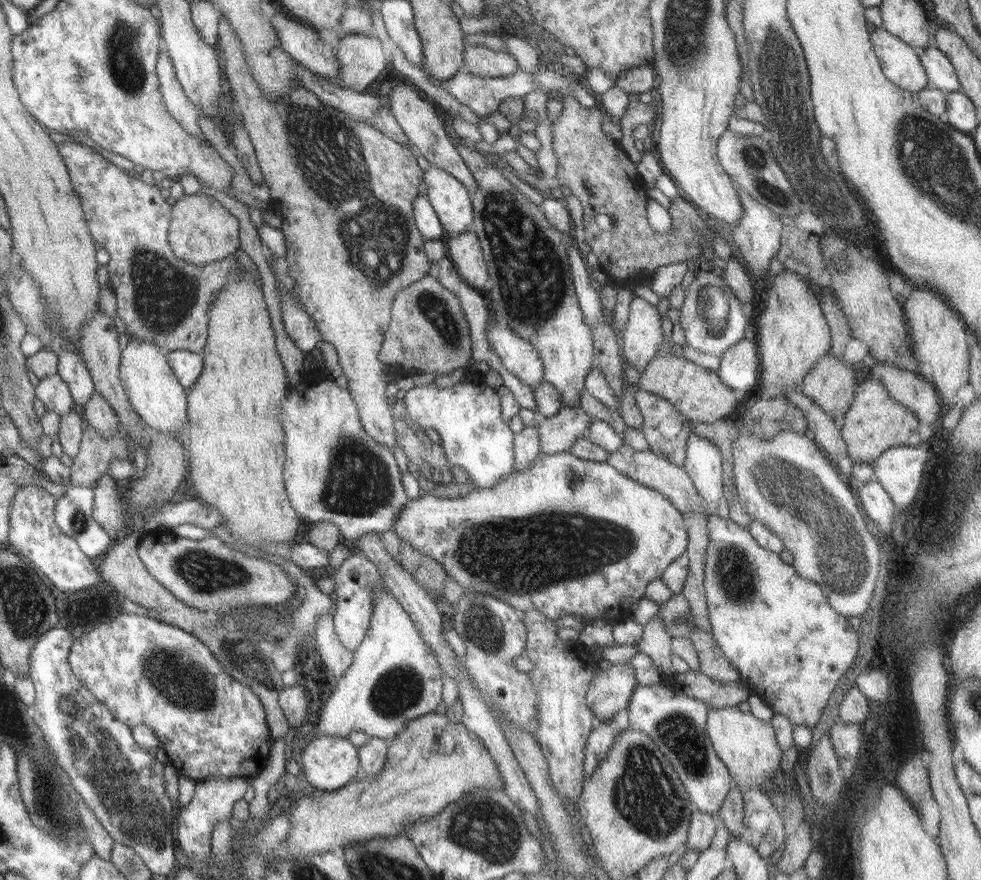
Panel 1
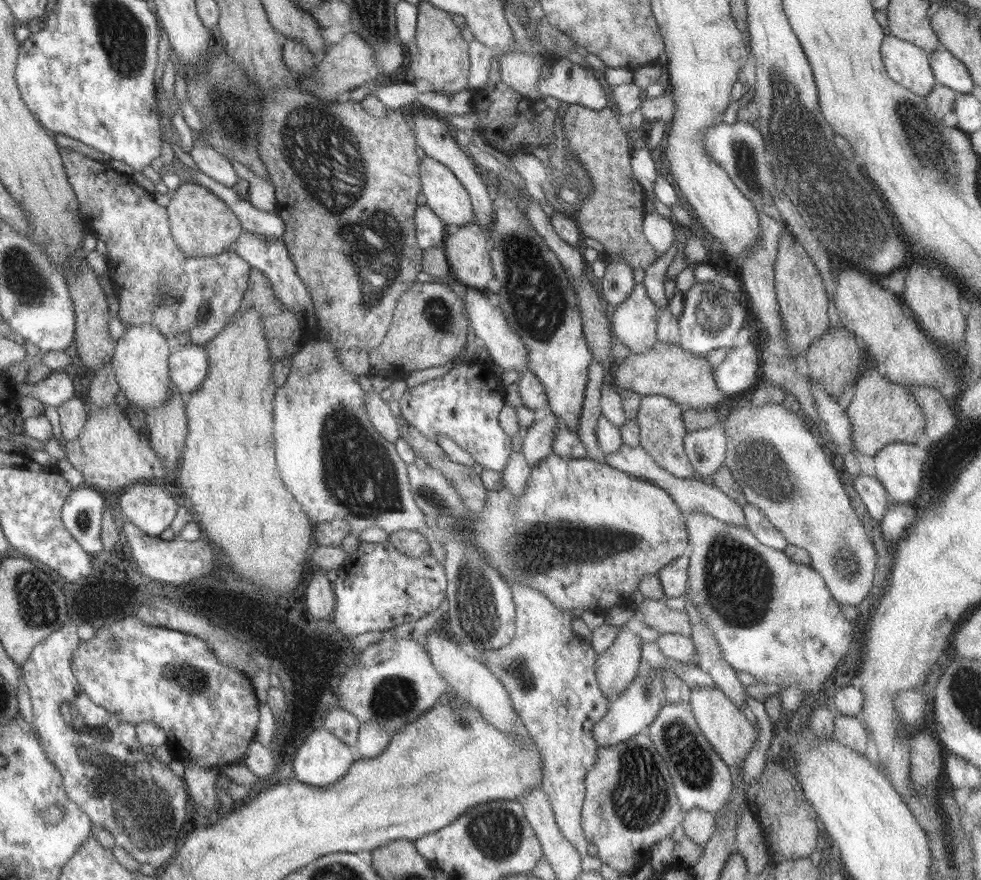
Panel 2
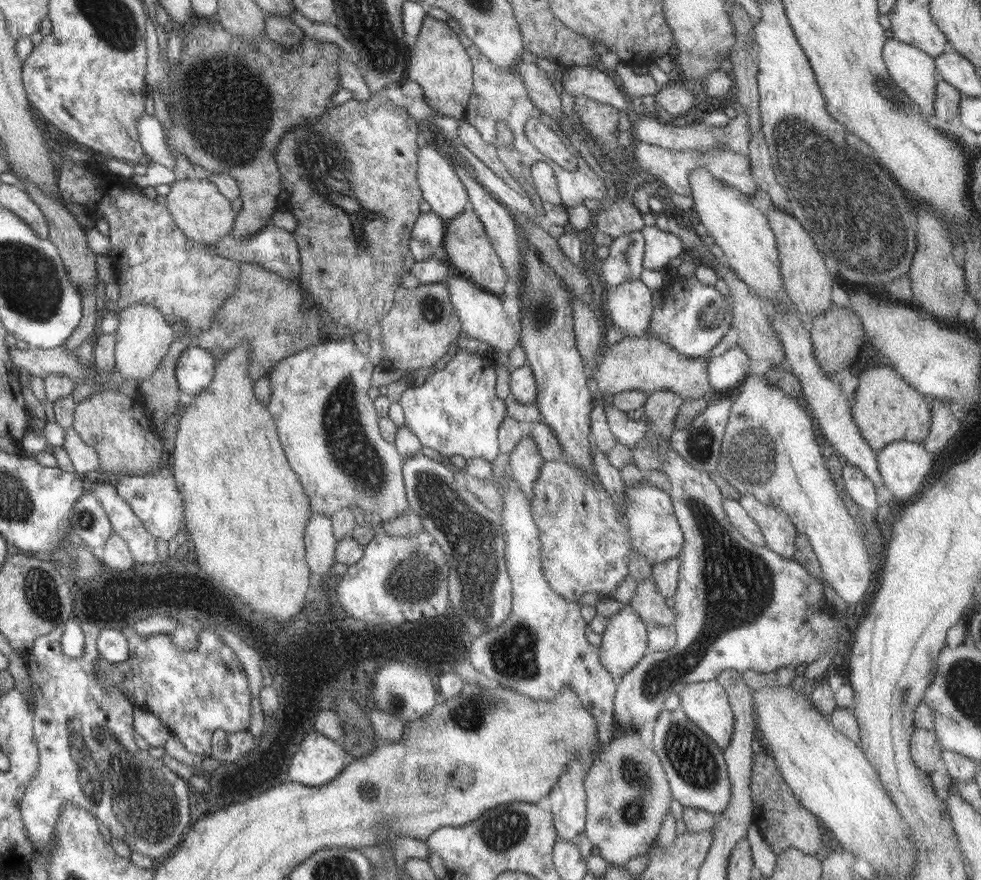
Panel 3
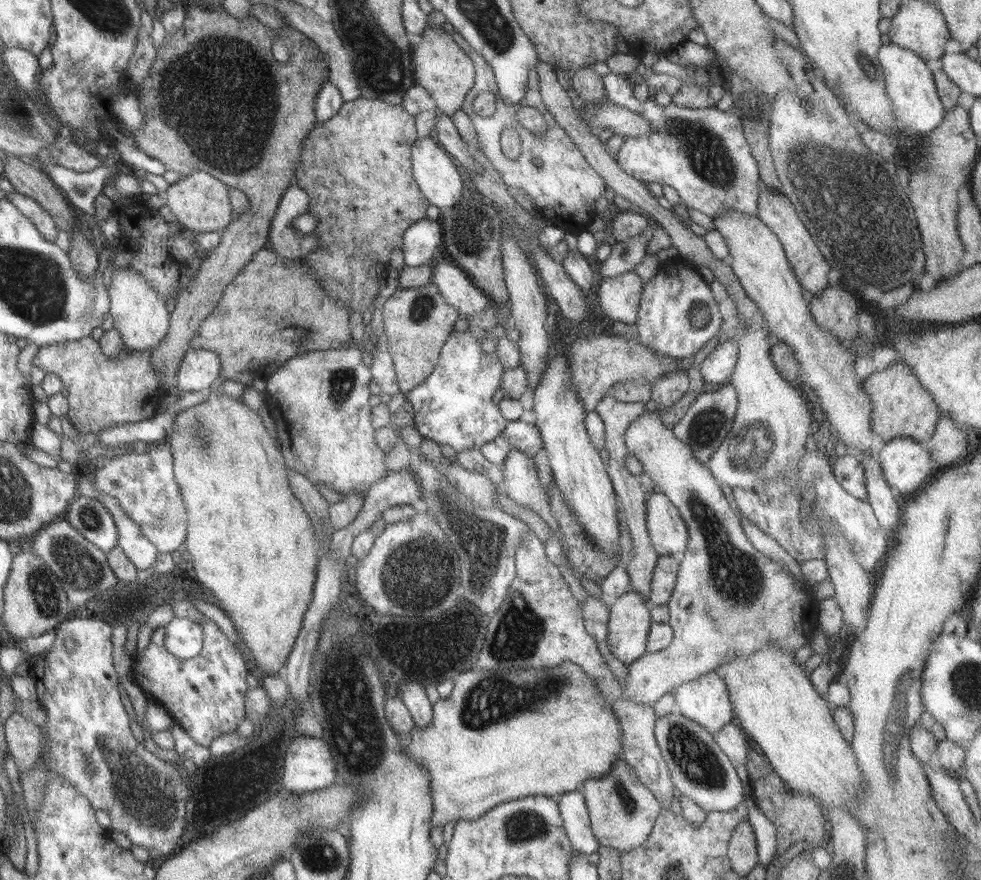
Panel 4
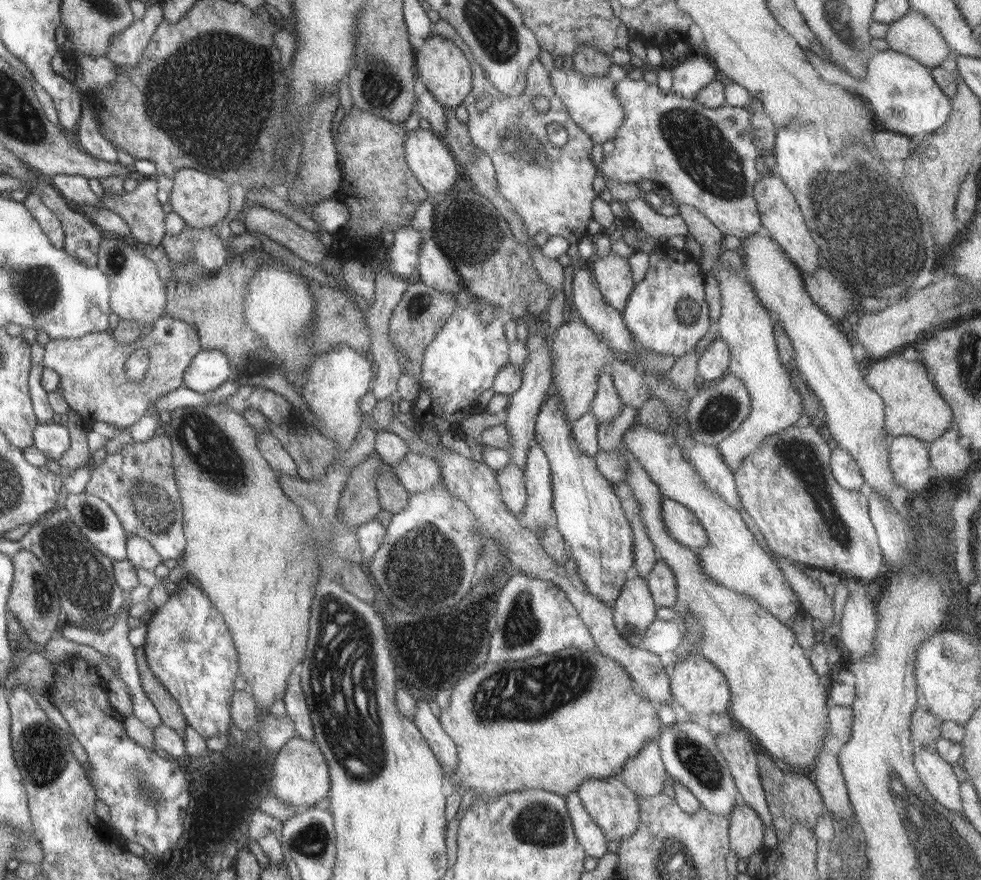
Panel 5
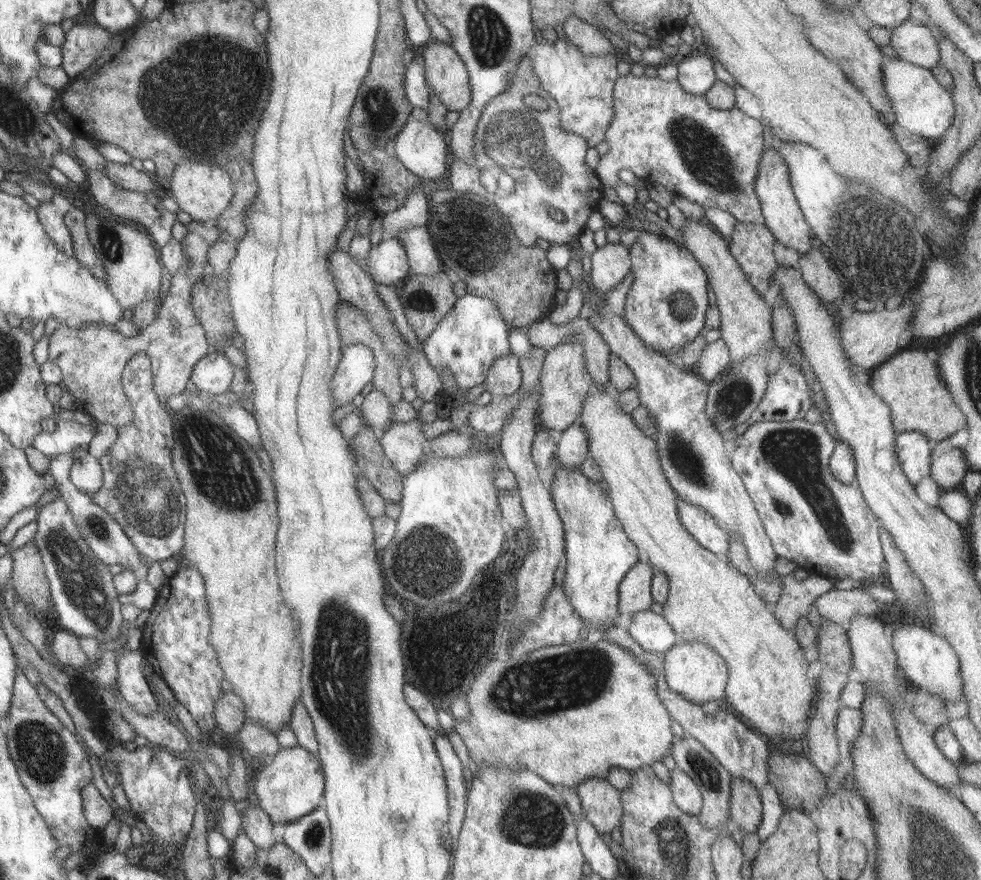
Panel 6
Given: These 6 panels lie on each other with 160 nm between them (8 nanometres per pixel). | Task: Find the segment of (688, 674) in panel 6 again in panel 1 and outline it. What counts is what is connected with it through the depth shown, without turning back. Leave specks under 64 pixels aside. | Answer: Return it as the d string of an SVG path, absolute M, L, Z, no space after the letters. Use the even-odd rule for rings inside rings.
M737 706L709 708L706 719L706 732L720 760L728 767L734 782L740 784L742 791L759 787L767 790L780 780L779 749L771 721L760 721L751 713L744 713Z

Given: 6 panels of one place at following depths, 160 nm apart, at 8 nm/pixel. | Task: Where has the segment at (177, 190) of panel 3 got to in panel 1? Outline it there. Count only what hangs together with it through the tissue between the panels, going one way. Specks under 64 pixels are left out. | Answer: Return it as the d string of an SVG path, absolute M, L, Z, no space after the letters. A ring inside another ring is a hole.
M199 192L193 196L184 196L172 206L174 223L171 225L171 248L176 256L189 264L204 266L234 256L239 248L240 226L236 216L232 215L220 201Z

